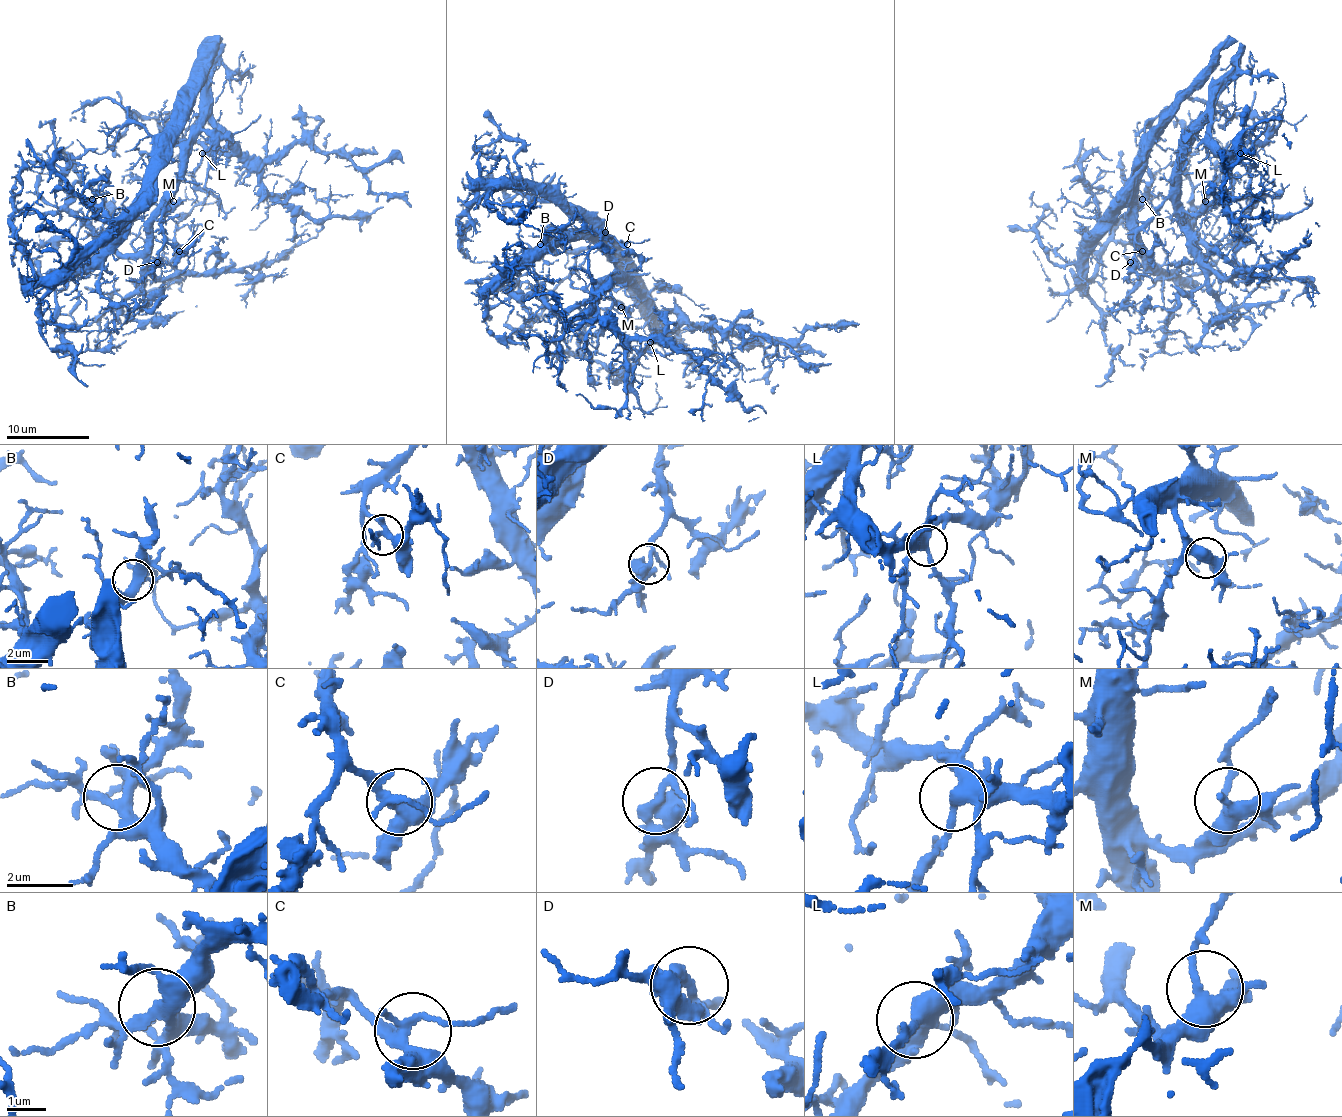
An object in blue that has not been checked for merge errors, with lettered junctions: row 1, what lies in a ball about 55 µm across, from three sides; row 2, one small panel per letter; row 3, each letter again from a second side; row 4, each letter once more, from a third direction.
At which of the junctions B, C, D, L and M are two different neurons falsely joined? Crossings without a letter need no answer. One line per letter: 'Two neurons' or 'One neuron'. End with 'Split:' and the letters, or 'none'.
B: One neuron
C: One neuron
D: One neuron
L: One neuron
M: One neuron
Split: none

